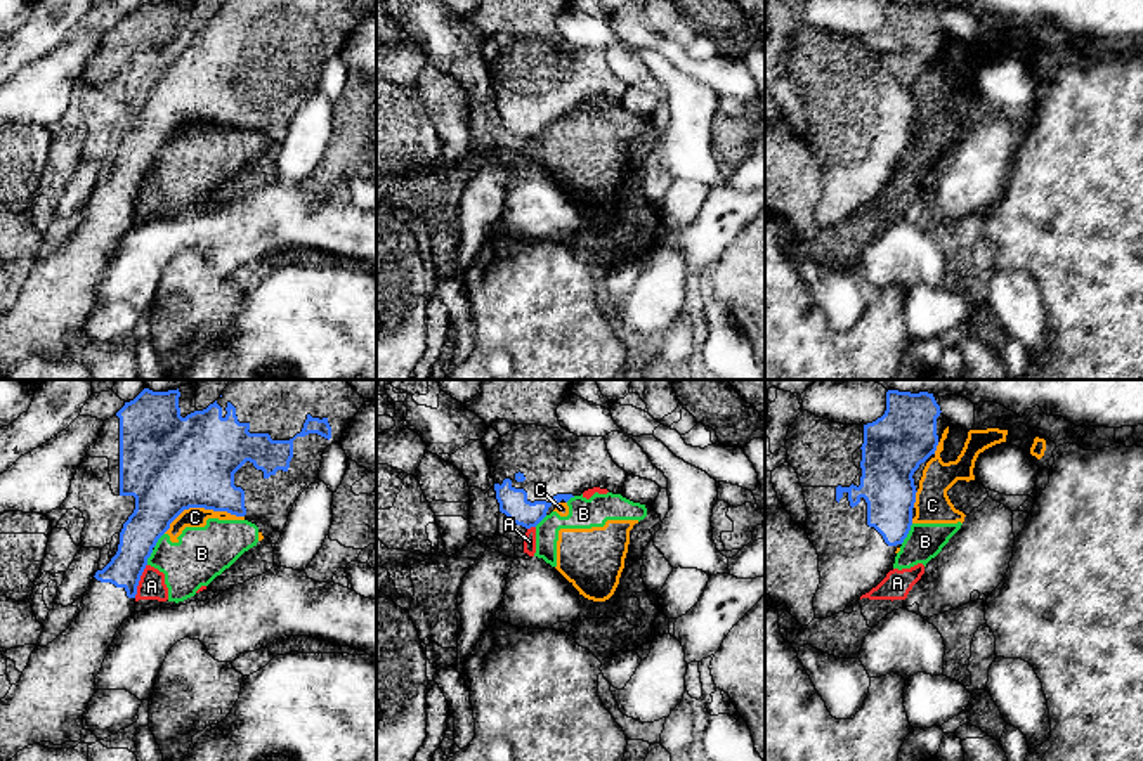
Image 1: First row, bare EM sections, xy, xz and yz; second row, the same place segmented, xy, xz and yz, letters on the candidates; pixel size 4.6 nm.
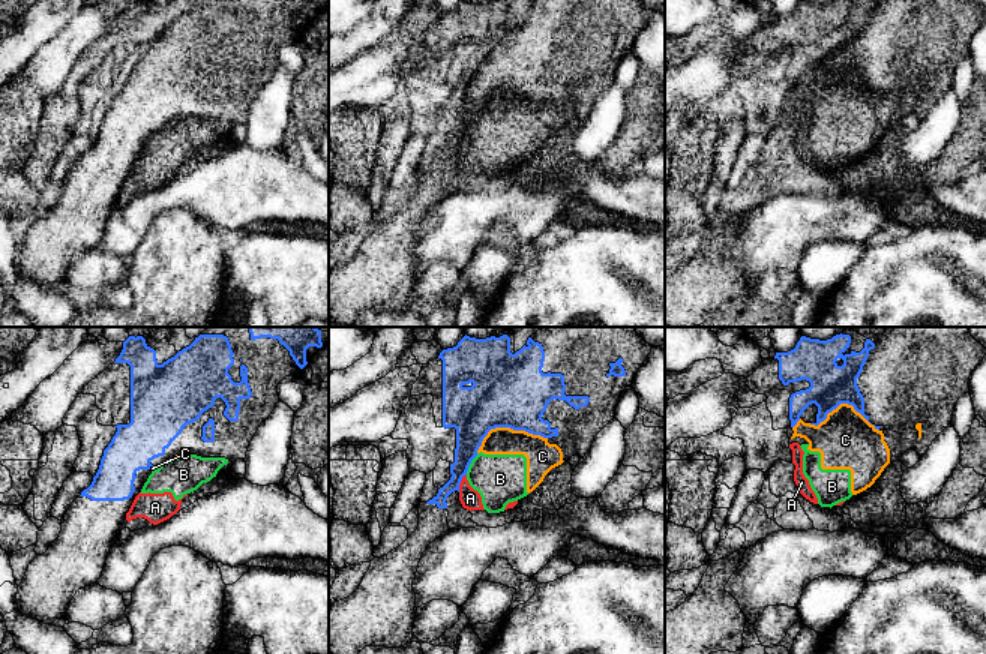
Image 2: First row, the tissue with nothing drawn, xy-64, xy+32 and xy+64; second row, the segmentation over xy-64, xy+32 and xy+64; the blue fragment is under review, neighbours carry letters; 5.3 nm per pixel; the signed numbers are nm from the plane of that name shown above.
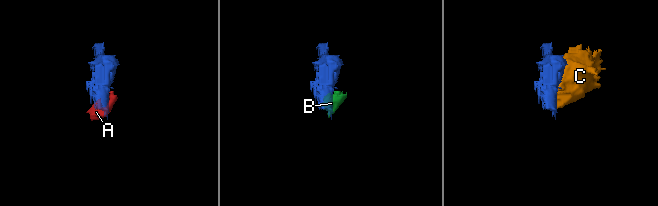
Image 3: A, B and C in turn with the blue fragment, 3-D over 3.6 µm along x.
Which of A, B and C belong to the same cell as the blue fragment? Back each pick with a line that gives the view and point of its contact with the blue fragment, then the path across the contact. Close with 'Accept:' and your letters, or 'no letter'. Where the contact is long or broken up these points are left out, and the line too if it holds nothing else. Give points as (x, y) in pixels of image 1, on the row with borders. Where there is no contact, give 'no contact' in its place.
Accept: no letter

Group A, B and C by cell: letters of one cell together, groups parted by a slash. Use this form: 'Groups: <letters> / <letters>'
Groups: A B C

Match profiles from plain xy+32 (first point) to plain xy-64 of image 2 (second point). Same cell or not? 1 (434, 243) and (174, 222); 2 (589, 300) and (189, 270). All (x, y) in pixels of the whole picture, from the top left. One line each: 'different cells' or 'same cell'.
1: different cells
2: different cells

